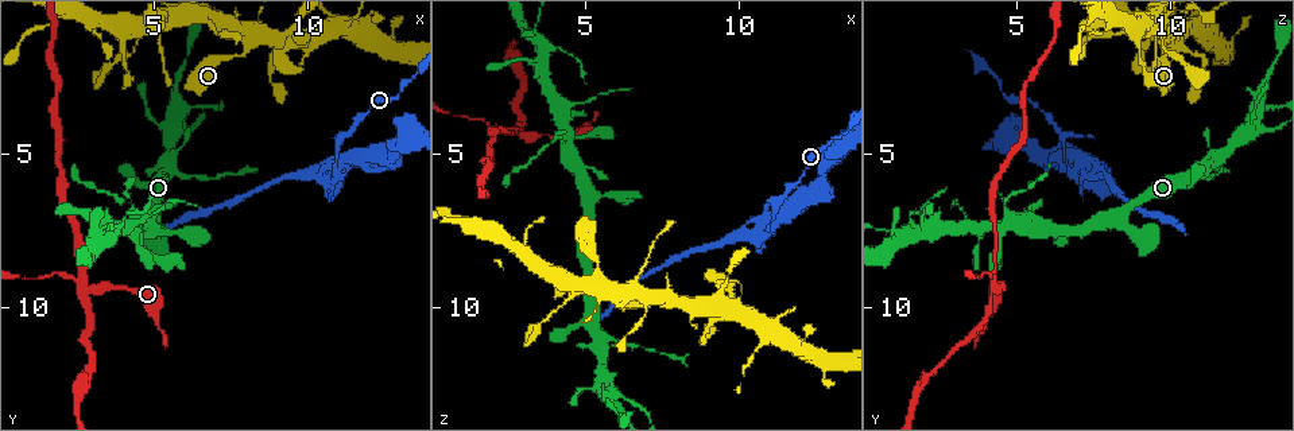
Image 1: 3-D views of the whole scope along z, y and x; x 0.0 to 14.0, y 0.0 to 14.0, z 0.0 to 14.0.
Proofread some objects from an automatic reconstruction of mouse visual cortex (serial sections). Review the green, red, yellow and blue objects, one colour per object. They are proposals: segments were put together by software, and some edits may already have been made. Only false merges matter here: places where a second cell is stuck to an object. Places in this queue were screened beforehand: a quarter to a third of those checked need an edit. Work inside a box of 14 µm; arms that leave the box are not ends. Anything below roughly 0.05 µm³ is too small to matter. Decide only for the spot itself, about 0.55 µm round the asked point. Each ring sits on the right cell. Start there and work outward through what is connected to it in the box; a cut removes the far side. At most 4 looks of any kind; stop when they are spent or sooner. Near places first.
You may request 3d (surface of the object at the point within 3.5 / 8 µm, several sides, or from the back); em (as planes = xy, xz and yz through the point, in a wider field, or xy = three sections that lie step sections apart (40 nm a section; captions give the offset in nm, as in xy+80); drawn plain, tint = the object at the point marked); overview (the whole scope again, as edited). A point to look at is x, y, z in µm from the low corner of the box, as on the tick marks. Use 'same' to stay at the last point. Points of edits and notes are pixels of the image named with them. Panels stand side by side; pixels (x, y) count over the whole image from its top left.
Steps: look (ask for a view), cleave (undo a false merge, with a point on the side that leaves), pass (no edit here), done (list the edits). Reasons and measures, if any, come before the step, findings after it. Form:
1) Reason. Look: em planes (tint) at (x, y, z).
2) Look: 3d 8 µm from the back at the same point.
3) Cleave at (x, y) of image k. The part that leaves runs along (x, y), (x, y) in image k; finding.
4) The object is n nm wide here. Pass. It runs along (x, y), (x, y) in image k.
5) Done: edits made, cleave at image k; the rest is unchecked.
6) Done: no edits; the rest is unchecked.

Calibre changes. Look: 3d 3.5 µm at (8.1, 1.7, 9.7).

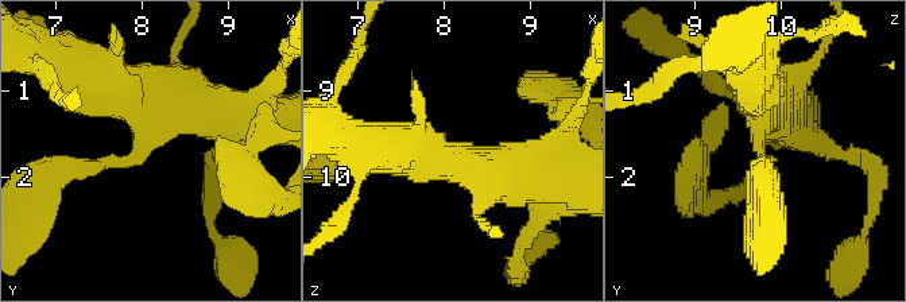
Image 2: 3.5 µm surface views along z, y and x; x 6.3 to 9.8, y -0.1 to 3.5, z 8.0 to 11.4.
3 arms meet here; the arms are 200, 500, 500 nm wide; need the tissue. Look: em planes (tint) at (8.00, 1.65, 9.75).

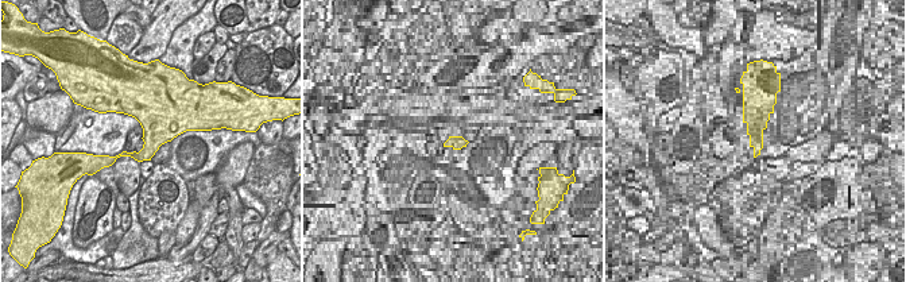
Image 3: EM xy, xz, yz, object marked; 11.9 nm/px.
Pass. It runs along (762, 171), (758, 89), (751, 76) in image 2; all the same cell.

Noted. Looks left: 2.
Small branch off a trunk. Look: 3d 8 µm at (4.4, 7.4, 4.5).

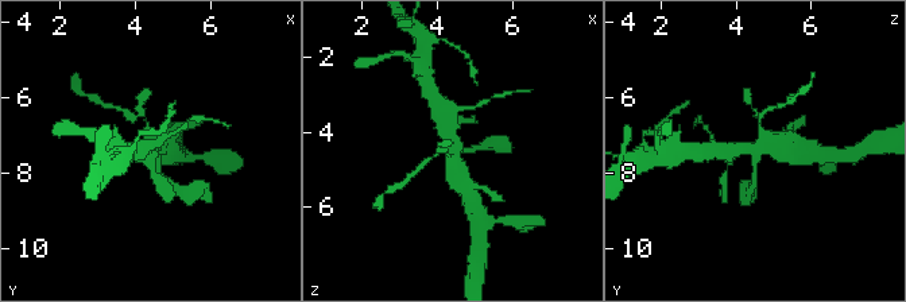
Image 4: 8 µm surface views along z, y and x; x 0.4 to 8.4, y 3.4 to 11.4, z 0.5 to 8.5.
Closer look. Look: 3d 3.5 µm at (4.5, 7.4, 4.5).

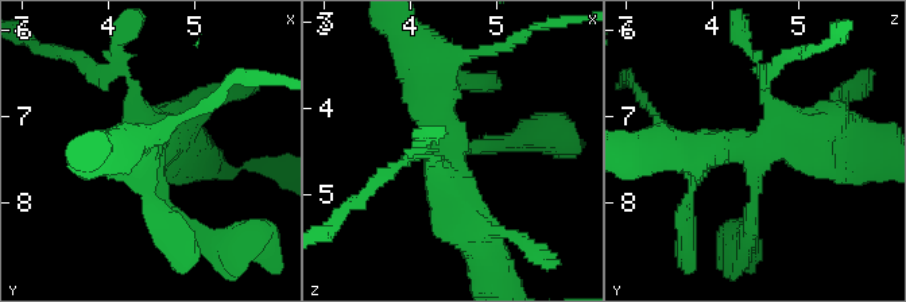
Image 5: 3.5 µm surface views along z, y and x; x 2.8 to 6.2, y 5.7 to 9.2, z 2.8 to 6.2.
Pass. It runs along (468, 227), (422, 65) in image 5; continuous, no second cell.

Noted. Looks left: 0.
Done: no edits; the rest is unchecked.

